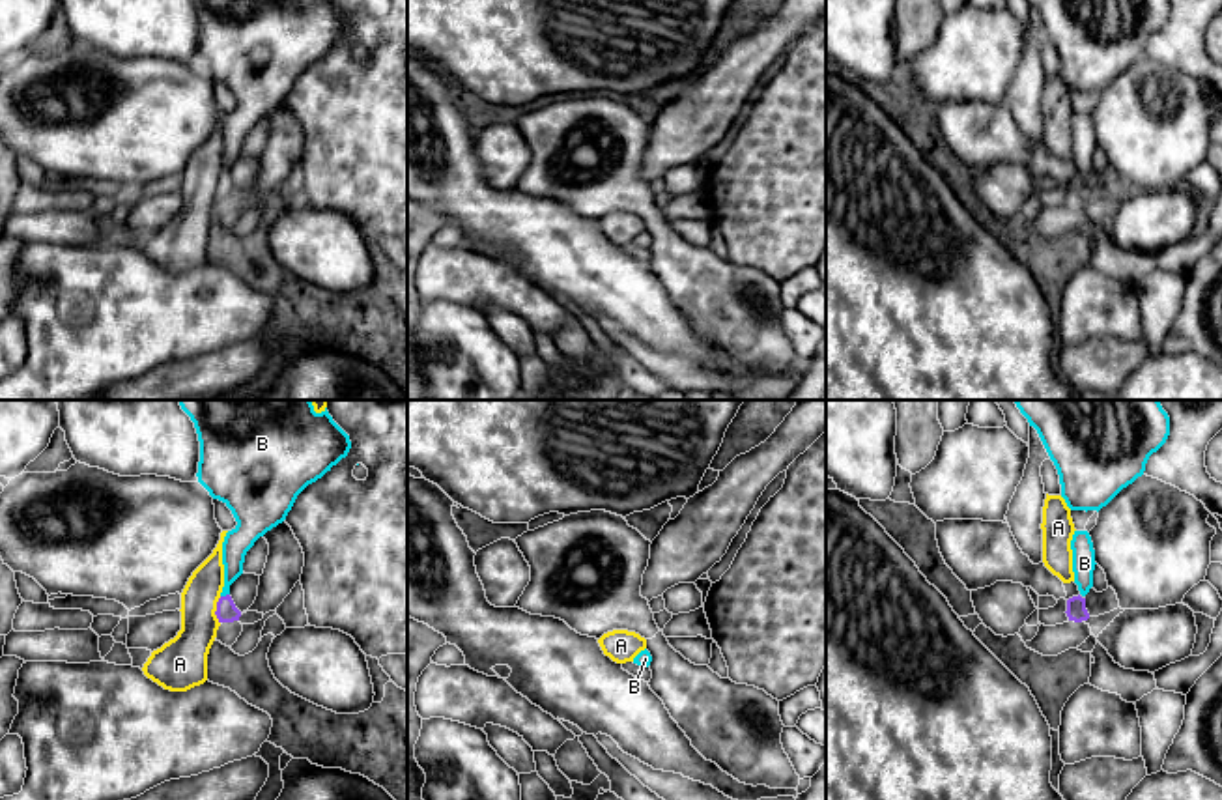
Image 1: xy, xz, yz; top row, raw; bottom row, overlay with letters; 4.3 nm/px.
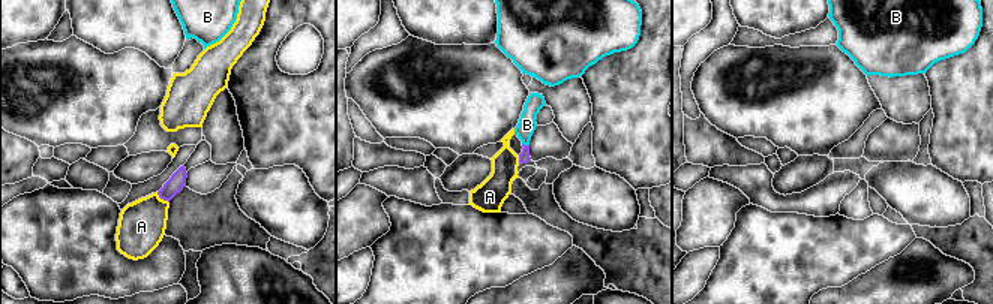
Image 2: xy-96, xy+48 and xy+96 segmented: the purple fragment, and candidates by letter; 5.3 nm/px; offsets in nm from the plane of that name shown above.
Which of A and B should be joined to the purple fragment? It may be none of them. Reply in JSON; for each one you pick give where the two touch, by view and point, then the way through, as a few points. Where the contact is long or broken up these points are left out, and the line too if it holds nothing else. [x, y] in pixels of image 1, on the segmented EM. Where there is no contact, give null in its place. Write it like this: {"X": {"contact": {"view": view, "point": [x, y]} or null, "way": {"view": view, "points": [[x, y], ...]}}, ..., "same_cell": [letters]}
{"B": {"contact": {"view": "xy", "point": [227, 595]}, "way": {"view": "xy", "points": [[227, 612], [227, 595], [232, 554], [238, 541]]}}, "same_cell": ["B"]}

